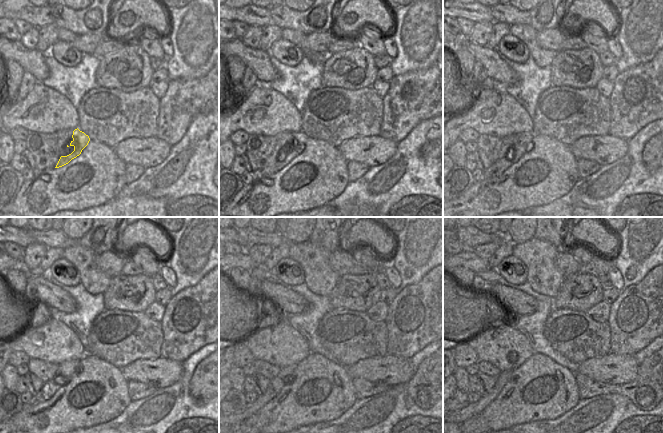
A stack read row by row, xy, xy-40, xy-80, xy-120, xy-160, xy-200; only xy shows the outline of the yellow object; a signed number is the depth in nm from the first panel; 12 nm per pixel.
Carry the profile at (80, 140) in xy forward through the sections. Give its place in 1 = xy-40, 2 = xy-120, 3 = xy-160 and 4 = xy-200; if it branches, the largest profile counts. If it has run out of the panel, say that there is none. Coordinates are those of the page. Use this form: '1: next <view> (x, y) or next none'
1: next xy-40 (297, 142)
2: next xy-120 (65, 371)
3: next xy-160 (285, 377)
4: next xy-200 (472, 409)

